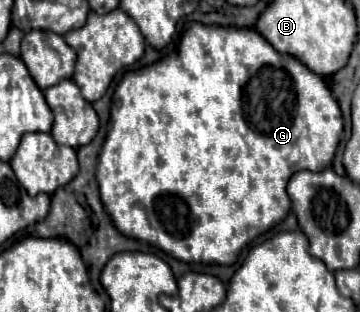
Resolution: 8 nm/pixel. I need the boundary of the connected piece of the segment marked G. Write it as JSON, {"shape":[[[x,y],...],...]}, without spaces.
{"shape":[[[191,22],[183,34],[177,54],[169,54],[163,60],[145,66],[137,72],[127,72],[117,84],[111,100],[111,128],[107,132],[105,144],[99,154],[97,182],[105,212],[111,216],[113,224],[121,234],[133,240],[147,242],[161,248],[165,254],[179,258],[183,262],[197,264],[235,264],[239,252],[255,240],[259,234],[267,232],[289,214],[289,196],[285,192],[289,178],[299,170],[325,170],[331,166],[339,136],[343,132],[343,118],[337,100],[325,86],[323,78],[307,70],[293,56],[277,52],[255,28],[223,28],[223,26],[203,26]]]}

